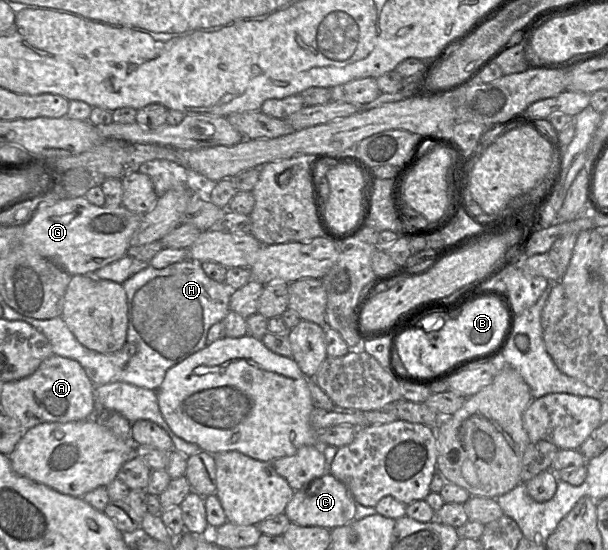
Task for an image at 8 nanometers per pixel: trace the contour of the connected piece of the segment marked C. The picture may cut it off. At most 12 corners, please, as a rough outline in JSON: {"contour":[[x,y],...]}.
{"contour":[[330,472],[294,492],[284,511],[302,527],[352,522],[357,502]]}

